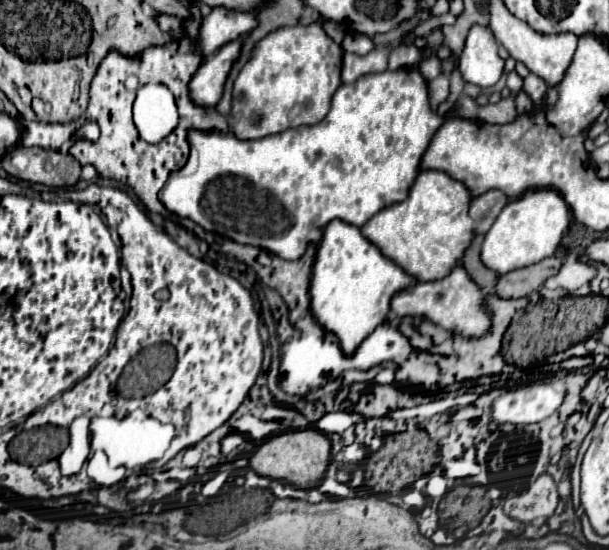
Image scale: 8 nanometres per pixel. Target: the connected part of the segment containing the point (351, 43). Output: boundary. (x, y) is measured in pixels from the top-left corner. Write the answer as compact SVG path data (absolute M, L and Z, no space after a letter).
M347 34L341 46L343 46L345 52L353 52L353 54L359 54L359 56L373 50L373 42L367 36L361 36L361 34Z

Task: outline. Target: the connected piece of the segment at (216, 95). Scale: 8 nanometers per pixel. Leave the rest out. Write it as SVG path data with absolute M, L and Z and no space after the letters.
M237 38L237 42L225 44L217 54L211 54L197 70L193 80L189 82L191 100L199 106L215 106L221 100L227 76L235 64L235 60L241 54L243 38Z

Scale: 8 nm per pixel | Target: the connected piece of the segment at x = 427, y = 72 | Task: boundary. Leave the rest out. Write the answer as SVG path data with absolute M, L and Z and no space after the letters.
M427 58L425 60L425 68L419 68L419 72L423 74L423 78L427 82L435 80L439 76L439 58Z

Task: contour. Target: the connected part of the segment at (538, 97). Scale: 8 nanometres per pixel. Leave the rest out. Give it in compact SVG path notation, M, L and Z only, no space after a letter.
M530 73L523 82L523 90L532 98L534 102L533 110L543 108L543 98L547 92L547 84L537 75Z

